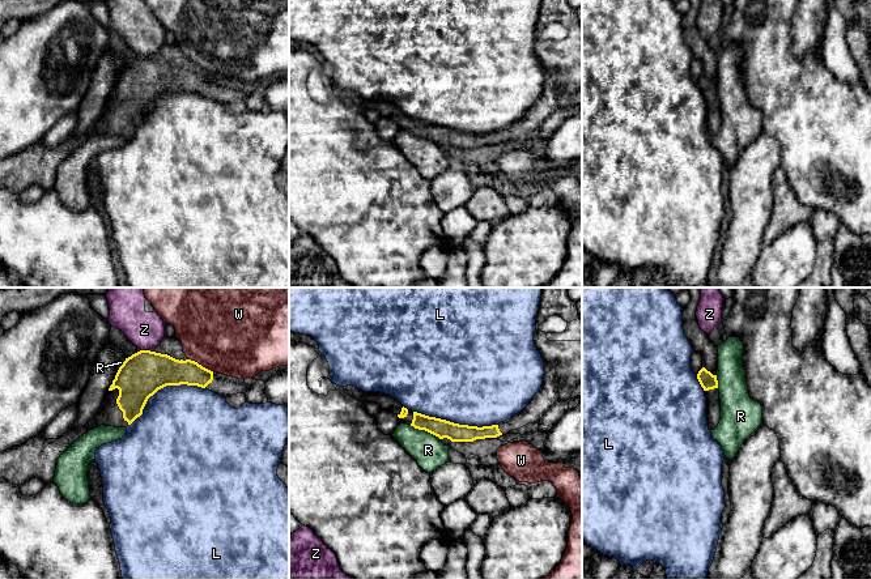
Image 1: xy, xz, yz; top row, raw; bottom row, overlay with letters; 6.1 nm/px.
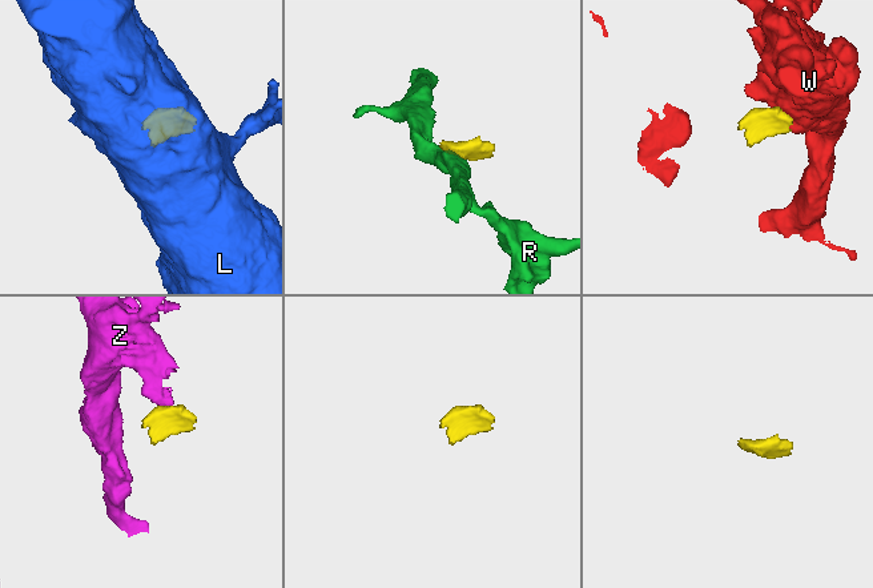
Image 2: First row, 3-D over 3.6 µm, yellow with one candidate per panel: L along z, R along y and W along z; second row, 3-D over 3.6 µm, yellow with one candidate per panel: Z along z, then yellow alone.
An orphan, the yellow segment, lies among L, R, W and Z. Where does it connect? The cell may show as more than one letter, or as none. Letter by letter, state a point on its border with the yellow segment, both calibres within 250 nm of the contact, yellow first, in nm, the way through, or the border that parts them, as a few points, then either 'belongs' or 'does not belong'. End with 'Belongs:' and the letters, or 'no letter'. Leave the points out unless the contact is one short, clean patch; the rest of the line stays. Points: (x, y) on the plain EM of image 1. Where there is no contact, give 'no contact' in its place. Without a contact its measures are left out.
L: meets yellow in xy at (162, 94); 280 nm thick on the yellow side, 480 nm on the other; does not belong
R: meets yellow in xz at (425, 137); 110 nm thick on the yellow side, 200 nm on the other; border along xz (409, 132), (424, 136), (440, 147); does not belong
W: meets yellow in xy at (200, 72); 200 nm thick on the yellow side, 500 nm on the other; border along xy (188, 66), (212, 79); does not belong
Z: meets yellow in xy at (145, 58); 280 nm thick on the yellow side, 220 nm on the other; does not belong
Belongs: no letter

